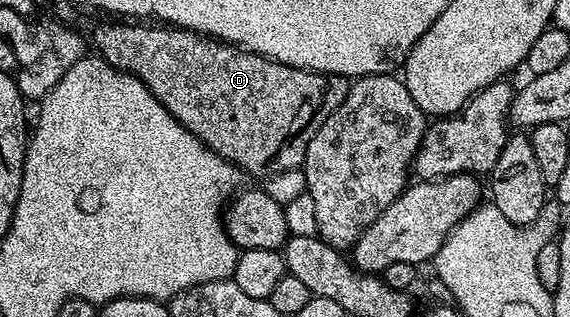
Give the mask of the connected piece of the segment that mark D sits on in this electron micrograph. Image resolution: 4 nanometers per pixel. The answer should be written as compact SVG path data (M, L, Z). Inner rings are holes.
M145 22L109 23L113 24L97 24L90 32L87 32L92 47L93 44L97 47L94 48L96 55L100 56L102 60L106 60L111 66L120 68L122 72L136 74L140 80L145 83L147 90L151 90L151 94L155 94L155 98L159 98L159 102L163 102L165 109L168 110L184 128L191 130L191 134L198 136L208 148L215 150L224 160L229 160L232 164L236 164L242 173L248 175L250 172L253 176L268 178L277 176L280 172L291 172L300 169L305 162L307 142L311 142L311 138L315 138L315 130L319 130L319 126L323 126L323 122L327 122L327 118L331 118L333 111L343 102L343 98L347 98L347 94L349 93L350 81L344 76L336 76L330 72L308 72L306 68L287 66L278 60L272 60L271 58L260 56L254 52L234 48L232 44L222 44L219 40L202 36L200 32L189 32L186 28L150 26Z

